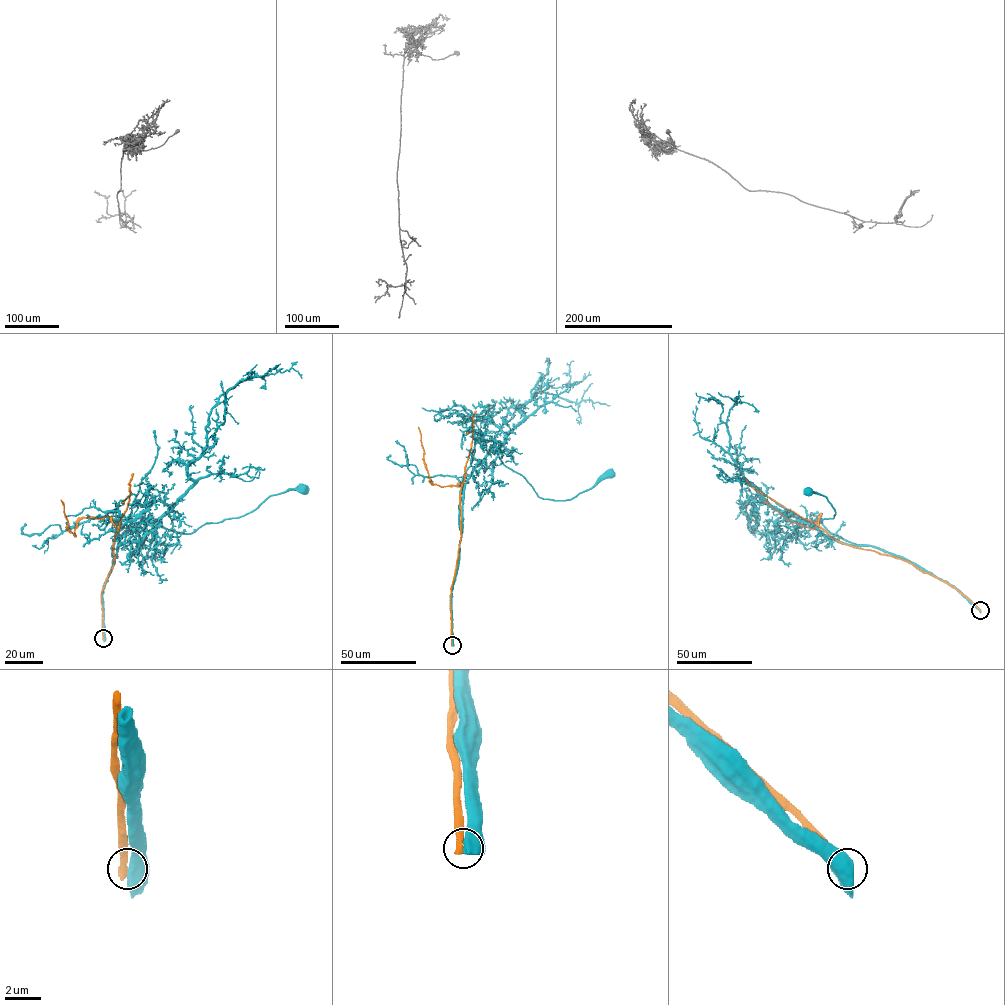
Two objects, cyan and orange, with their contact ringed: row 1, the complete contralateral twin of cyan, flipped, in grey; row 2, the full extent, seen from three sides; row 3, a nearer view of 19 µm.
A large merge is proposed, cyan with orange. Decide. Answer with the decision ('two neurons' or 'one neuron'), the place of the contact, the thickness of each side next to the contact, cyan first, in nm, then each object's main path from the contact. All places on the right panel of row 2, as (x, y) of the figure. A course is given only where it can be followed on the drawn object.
two neurons | (980, 610) | 750/480 nm | cyan via (980, 610), (905, 559), (841, 543), (786, 516), (792, 521), (810, 527), (834, 517), (825, 496), (807, 491) | orange via (980, 610), (955, 588), (907, 561), (841, 543), (819, 526), (820, 513), (811, 529), (791, 522), (762, 500)

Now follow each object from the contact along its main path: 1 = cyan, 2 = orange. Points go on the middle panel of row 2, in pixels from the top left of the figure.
1: (452, 645), (452, 586), (463, 486), (473, 470), (497, 451), (539, 496), (560, 500), (589, 490), (609, 472)
2: (452, 645), (451, 587), (460, 542), (462, 484), (440, 486), (429, 481), (418, 427)

